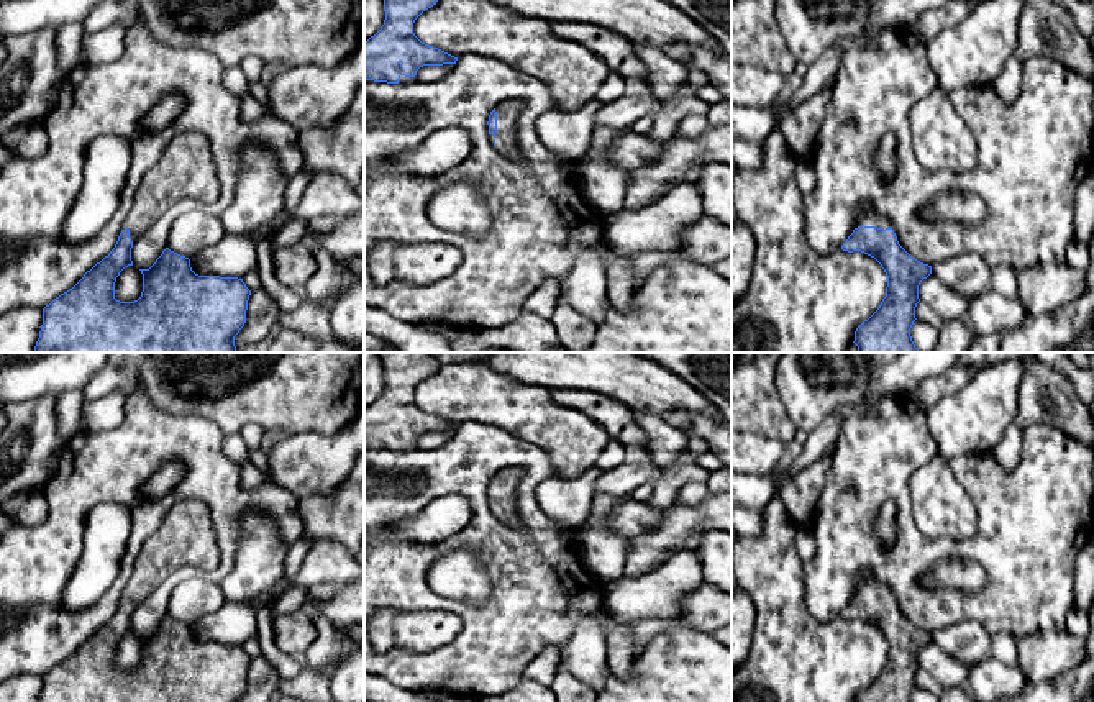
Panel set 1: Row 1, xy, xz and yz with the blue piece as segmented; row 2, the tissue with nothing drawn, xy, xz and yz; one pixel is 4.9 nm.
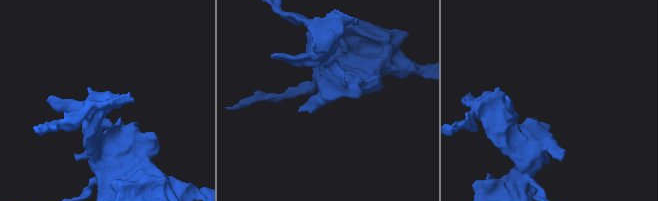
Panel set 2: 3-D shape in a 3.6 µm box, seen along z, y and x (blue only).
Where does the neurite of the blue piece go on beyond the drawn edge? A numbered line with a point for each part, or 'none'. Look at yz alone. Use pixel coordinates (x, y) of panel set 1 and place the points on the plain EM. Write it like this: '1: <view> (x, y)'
1: yz (870, 584)

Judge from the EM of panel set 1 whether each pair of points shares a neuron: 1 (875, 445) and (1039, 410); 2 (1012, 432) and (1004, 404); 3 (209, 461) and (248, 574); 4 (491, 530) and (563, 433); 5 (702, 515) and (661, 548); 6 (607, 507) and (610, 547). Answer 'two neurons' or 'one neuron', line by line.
1: two neurons
2: two neurons
3: two neurons
4: two neurons
5: one neuron
6: one neuron

